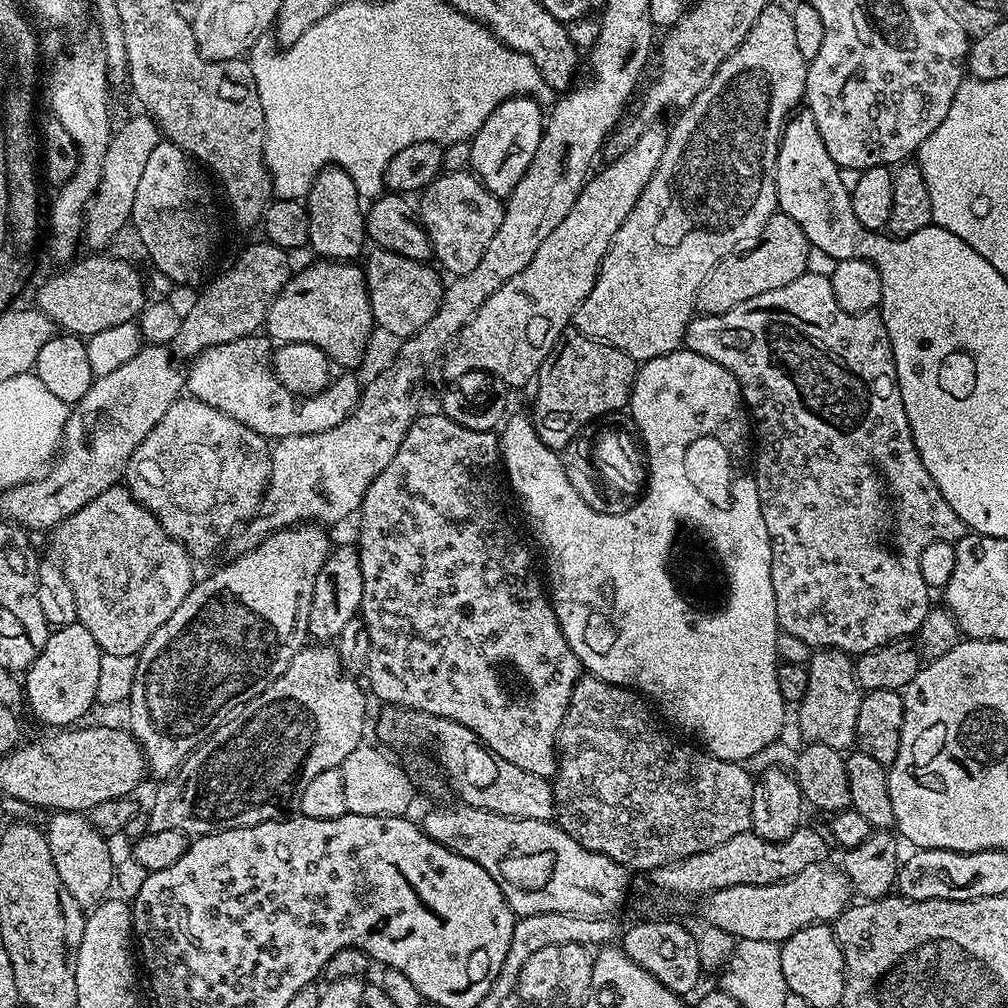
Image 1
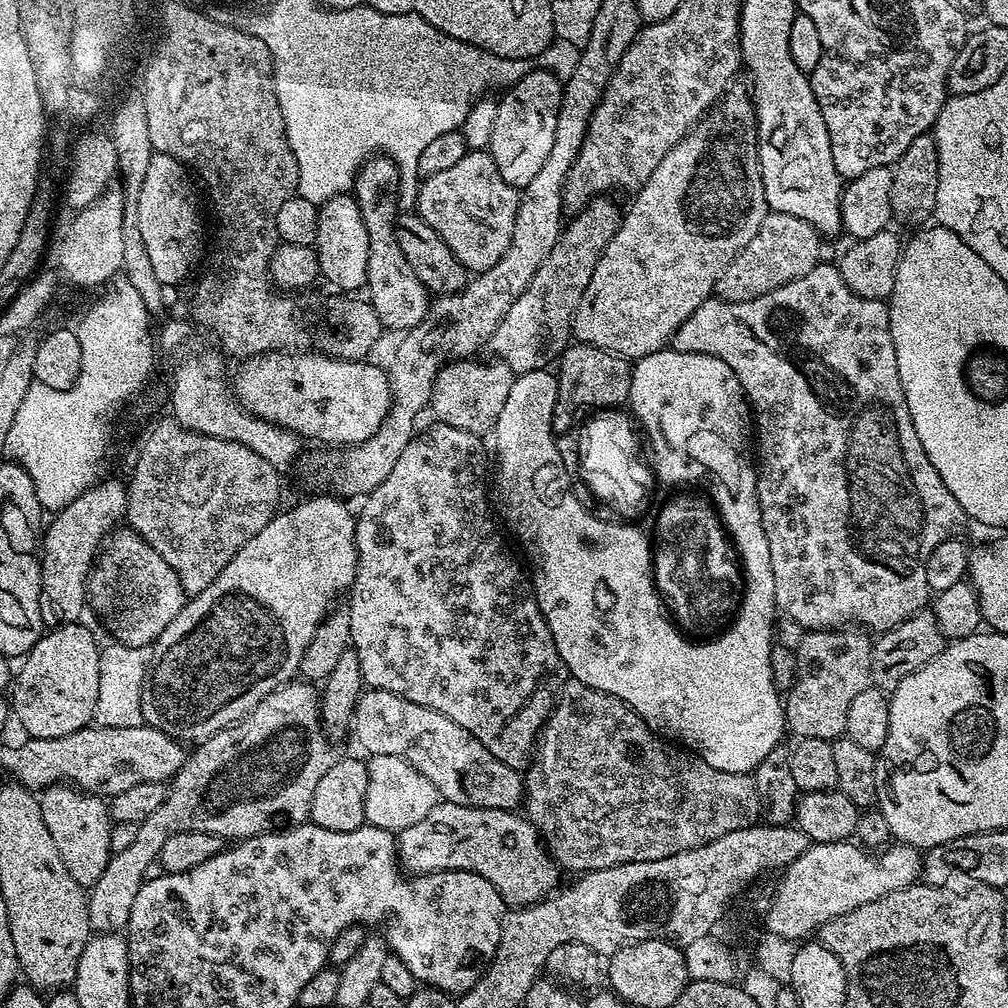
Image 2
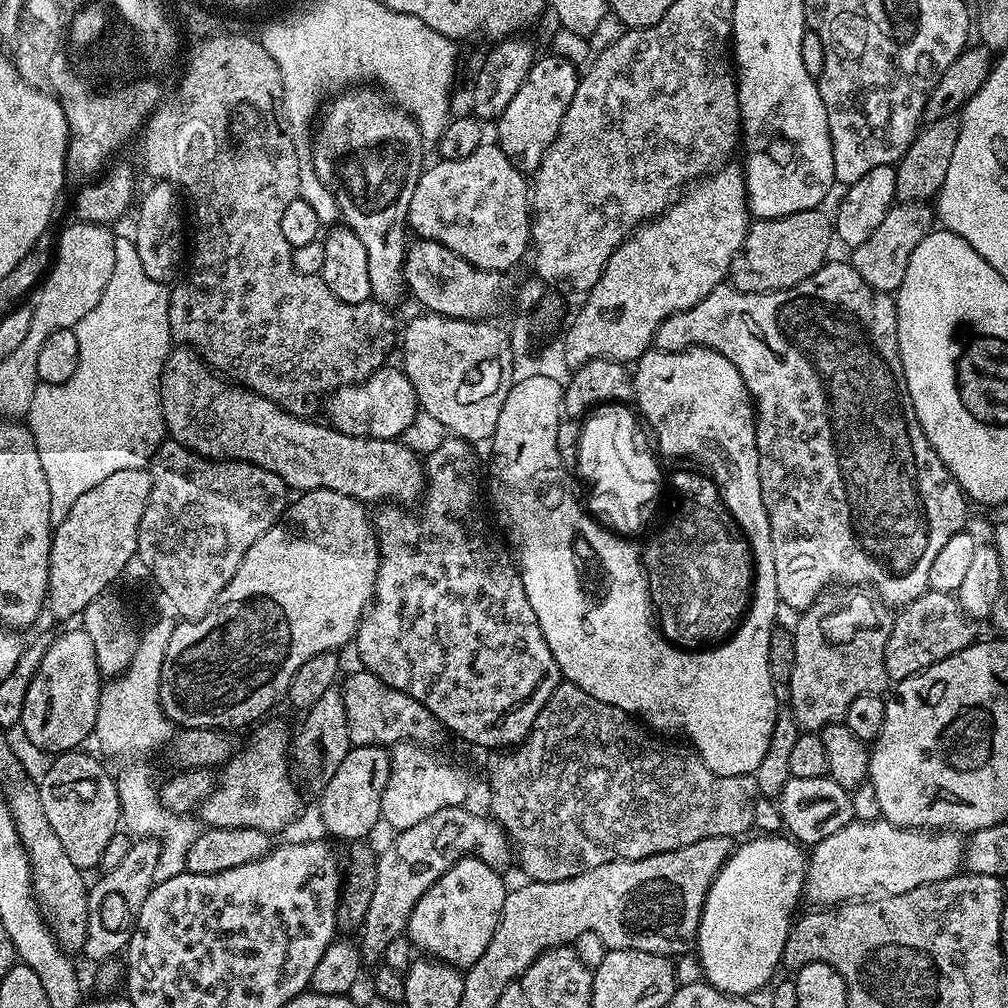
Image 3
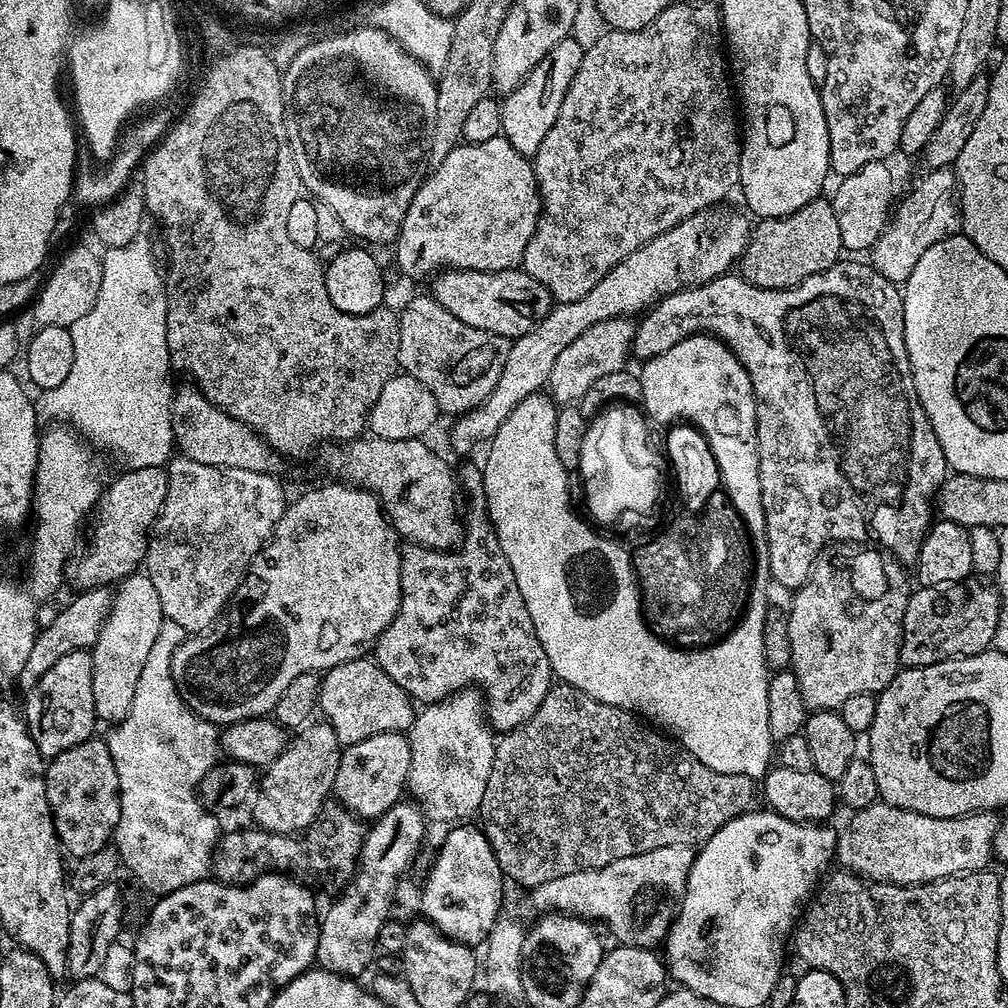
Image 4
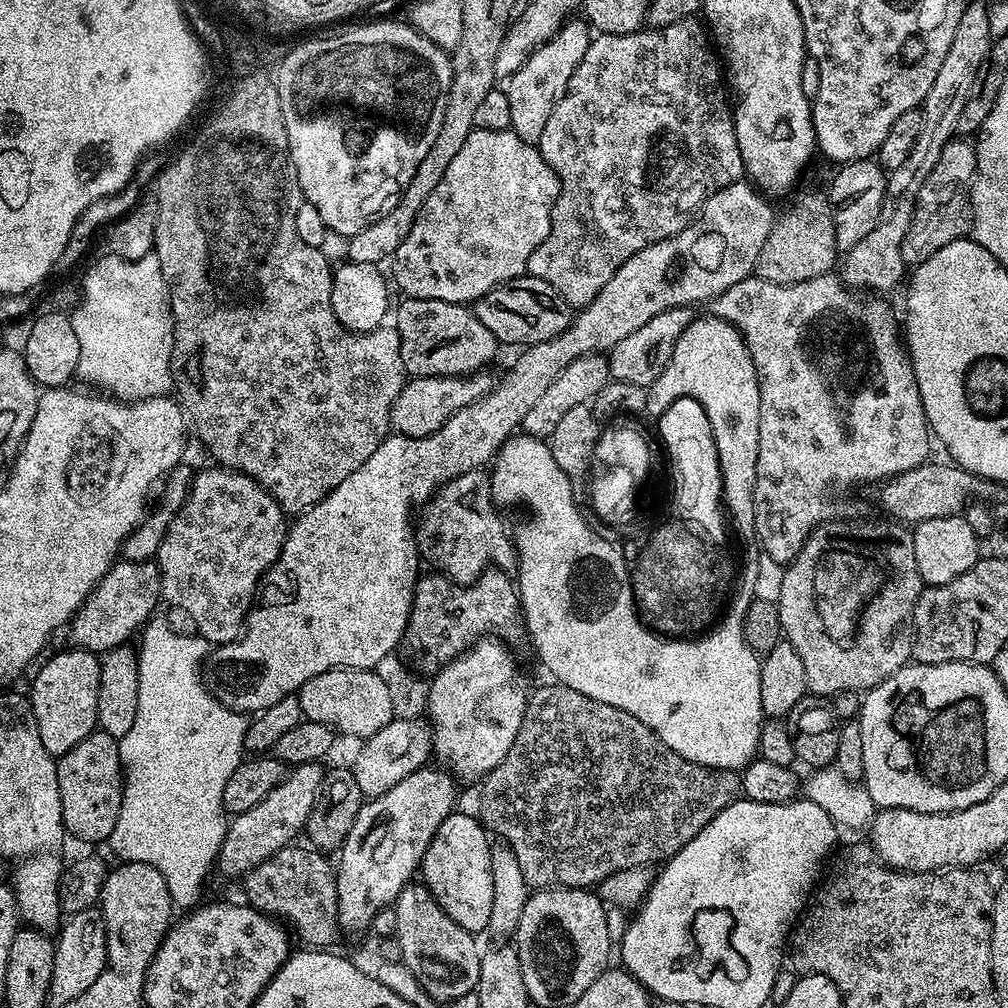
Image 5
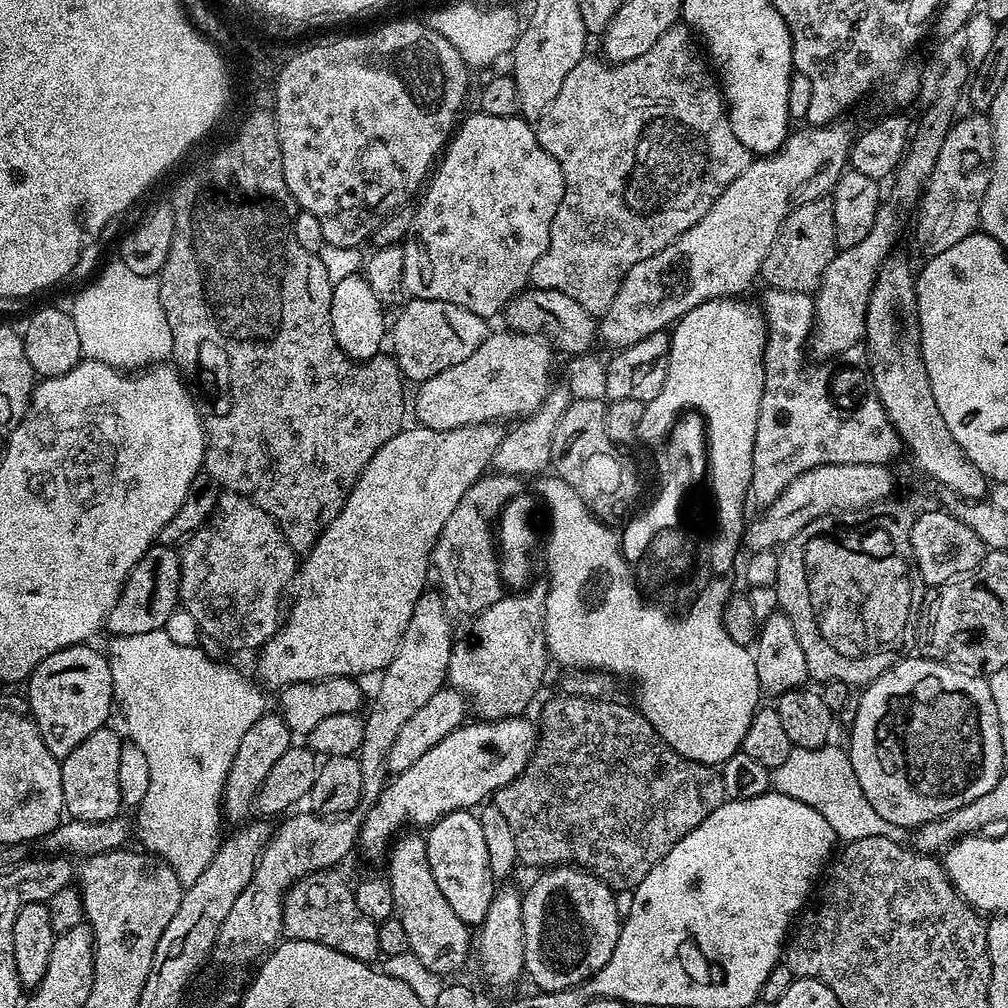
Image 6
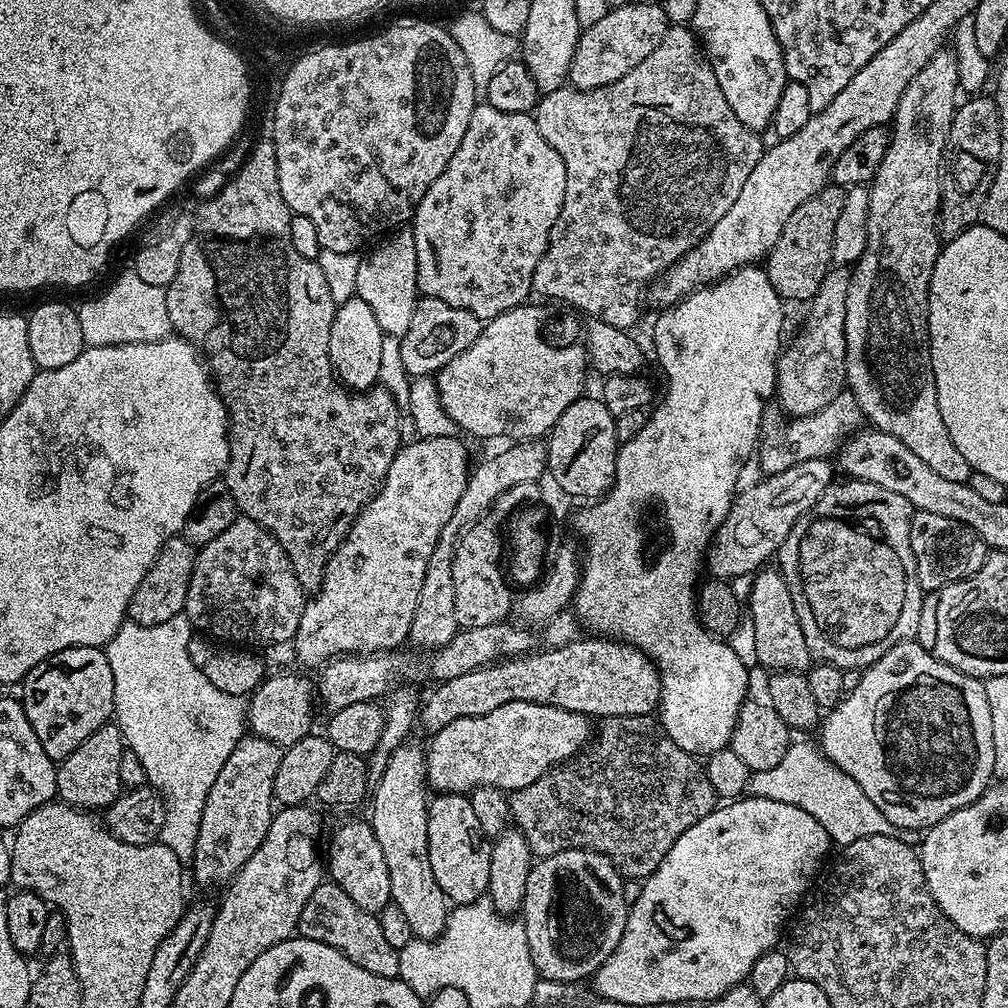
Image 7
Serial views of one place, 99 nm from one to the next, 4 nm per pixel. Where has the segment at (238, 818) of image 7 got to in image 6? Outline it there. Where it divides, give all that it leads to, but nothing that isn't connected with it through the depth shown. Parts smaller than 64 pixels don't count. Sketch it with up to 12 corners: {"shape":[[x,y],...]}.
{"shape":[[279,714],[242,734],[224,783],[222,816],[253,815],[258,786],[293,744]]}

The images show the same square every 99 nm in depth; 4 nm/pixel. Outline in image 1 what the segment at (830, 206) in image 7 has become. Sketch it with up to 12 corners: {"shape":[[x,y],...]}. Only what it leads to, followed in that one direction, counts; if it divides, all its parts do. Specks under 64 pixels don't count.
{"shape":[[782,211],[727,256],[696,291],[726,314],[808,271],[809,242]]}

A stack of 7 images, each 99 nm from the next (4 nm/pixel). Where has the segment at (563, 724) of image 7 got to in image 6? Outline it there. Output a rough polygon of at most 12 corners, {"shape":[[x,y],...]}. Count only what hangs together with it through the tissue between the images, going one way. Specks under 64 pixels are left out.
{"shape":[[465,722],[385,783],[359,851],[475,809],[522,774],[537,725]]}

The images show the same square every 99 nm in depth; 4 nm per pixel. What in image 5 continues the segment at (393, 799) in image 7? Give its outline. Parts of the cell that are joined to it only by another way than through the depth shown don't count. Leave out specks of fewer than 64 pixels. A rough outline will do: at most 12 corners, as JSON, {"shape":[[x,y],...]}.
{"shape":[[423,883],[394,907],[402,963],[426,994],[475,992],[477,937]]}

